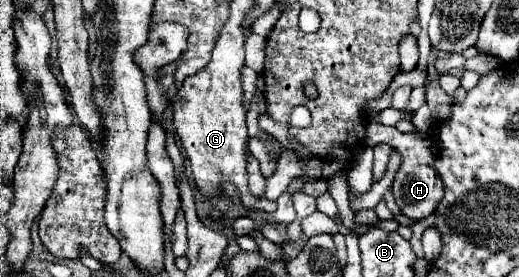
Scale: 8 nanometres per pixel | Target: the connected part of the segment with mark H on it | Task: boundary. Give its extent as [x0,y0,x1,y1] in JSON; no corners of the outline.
[366,121,444,221]

